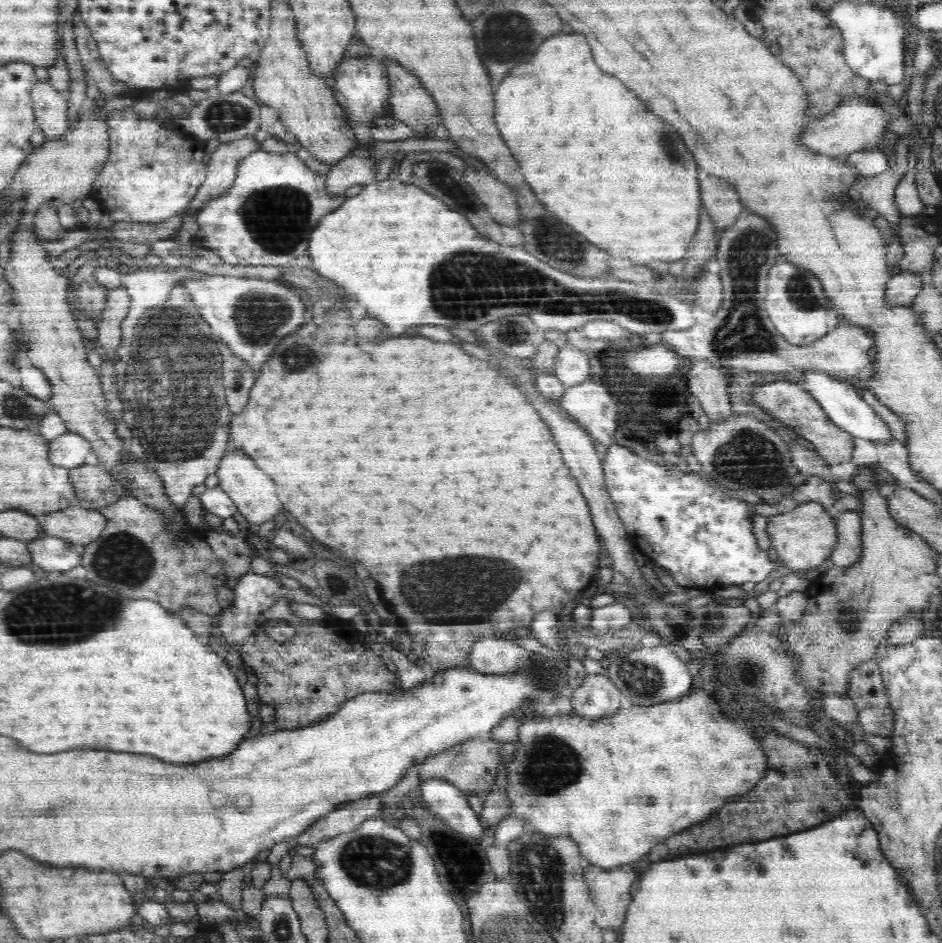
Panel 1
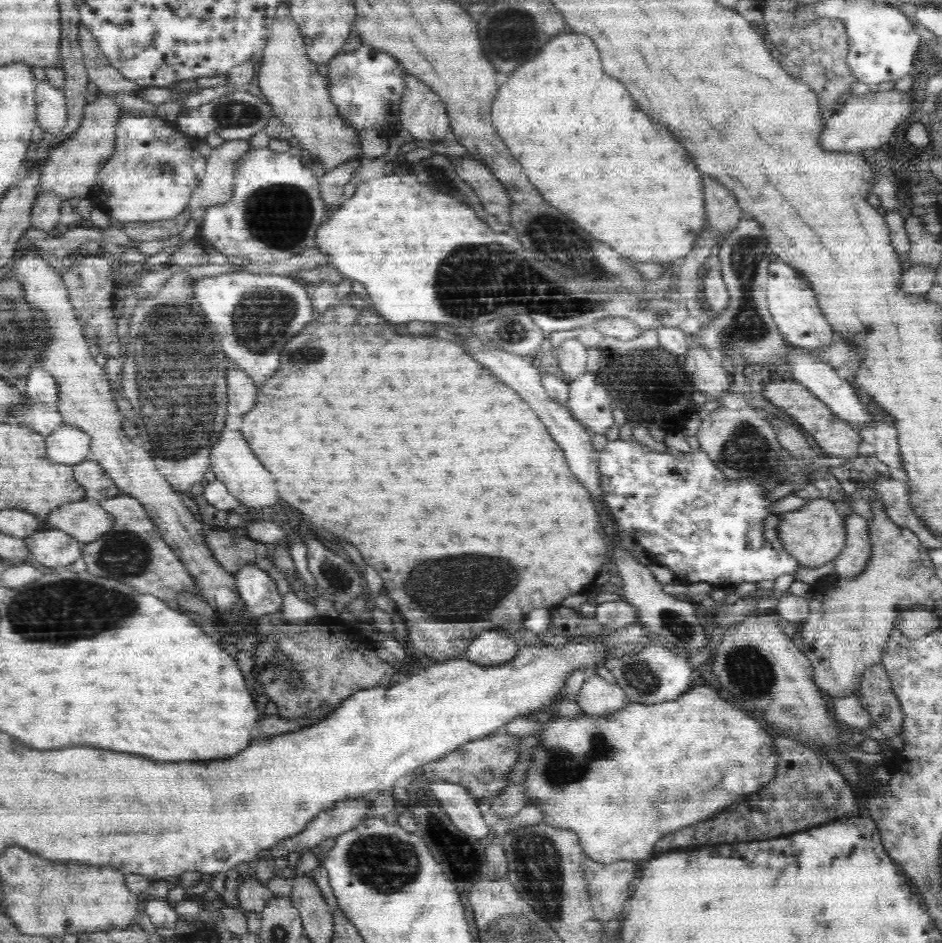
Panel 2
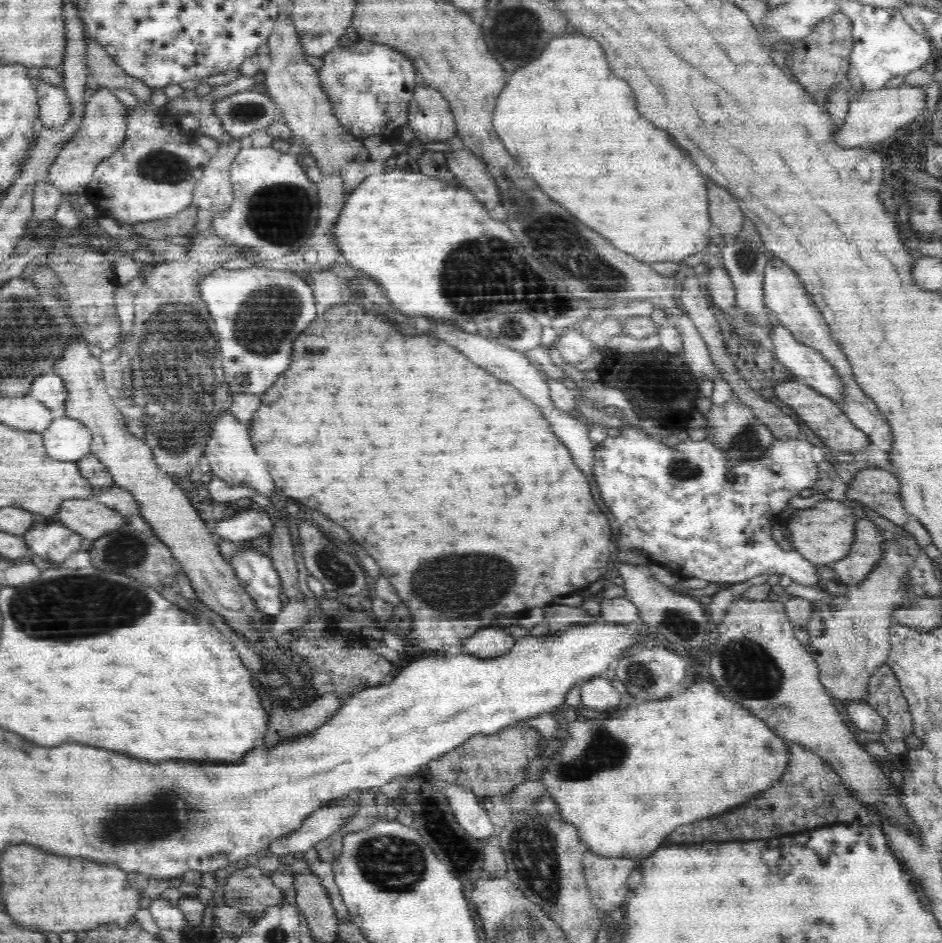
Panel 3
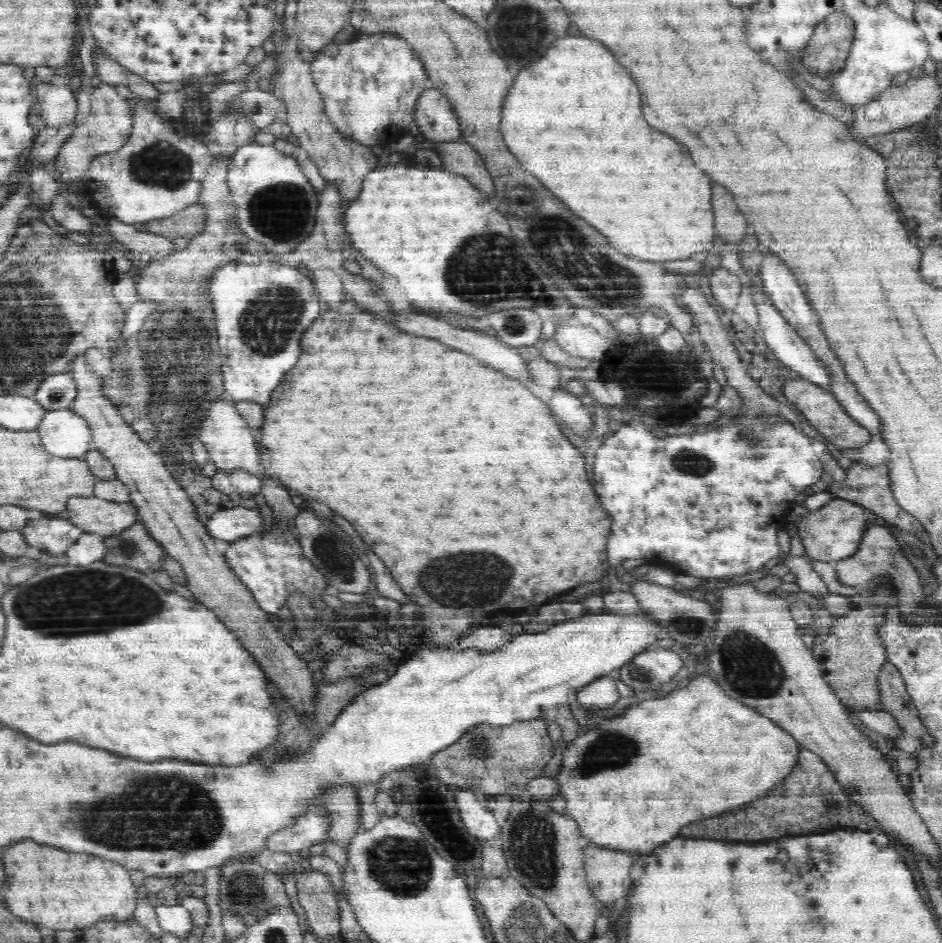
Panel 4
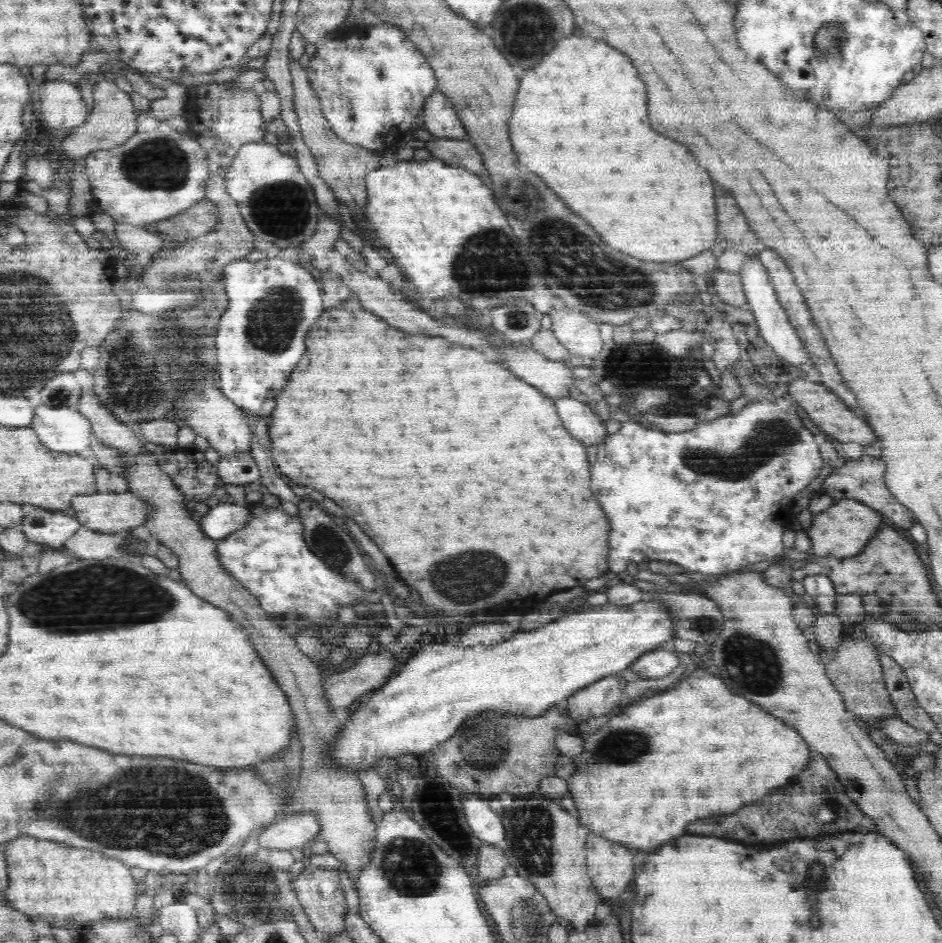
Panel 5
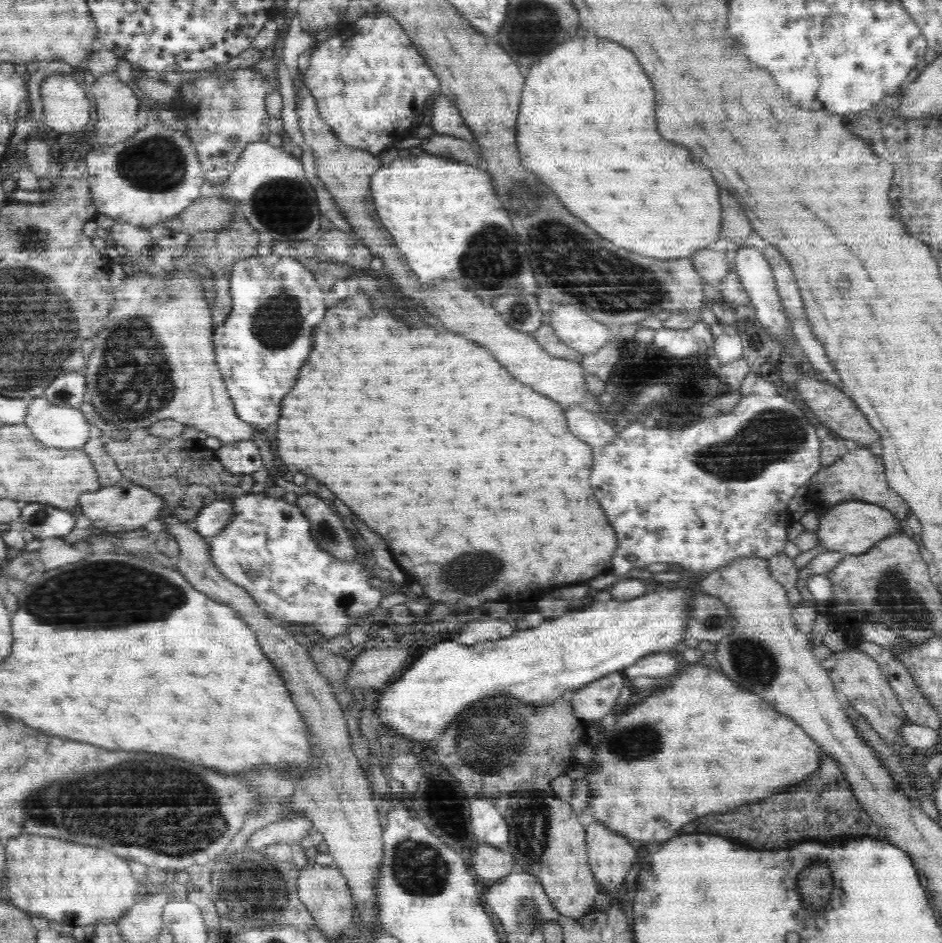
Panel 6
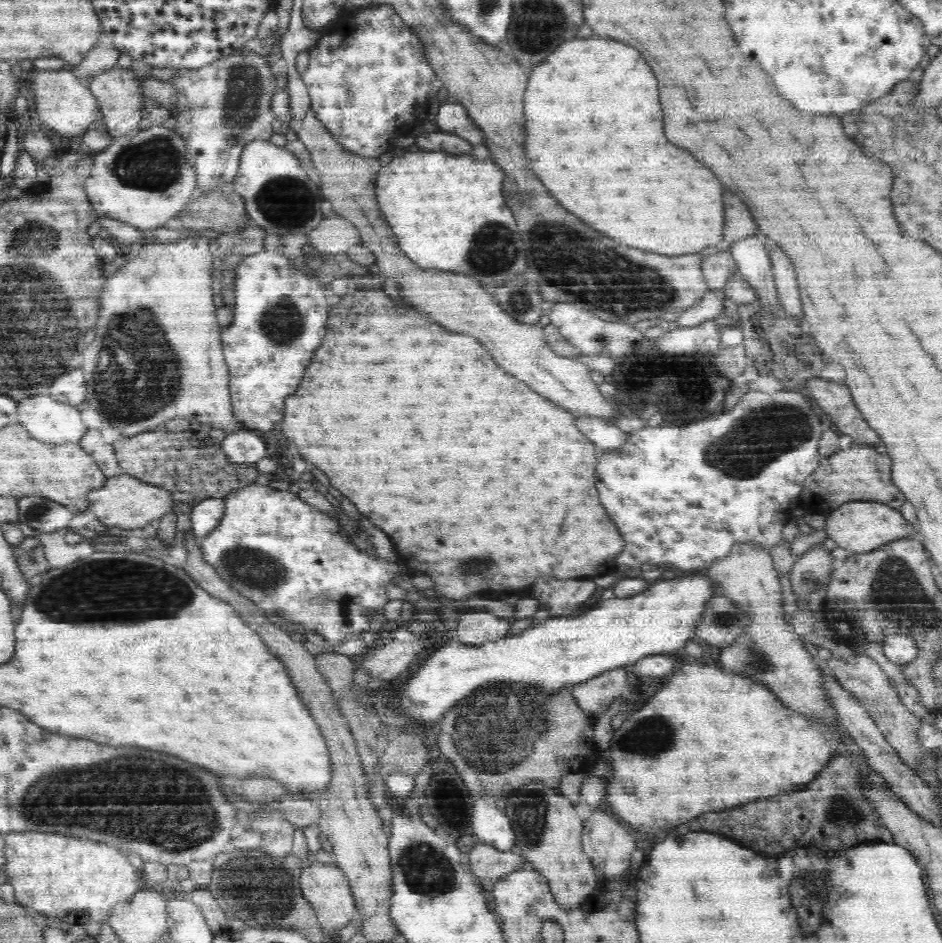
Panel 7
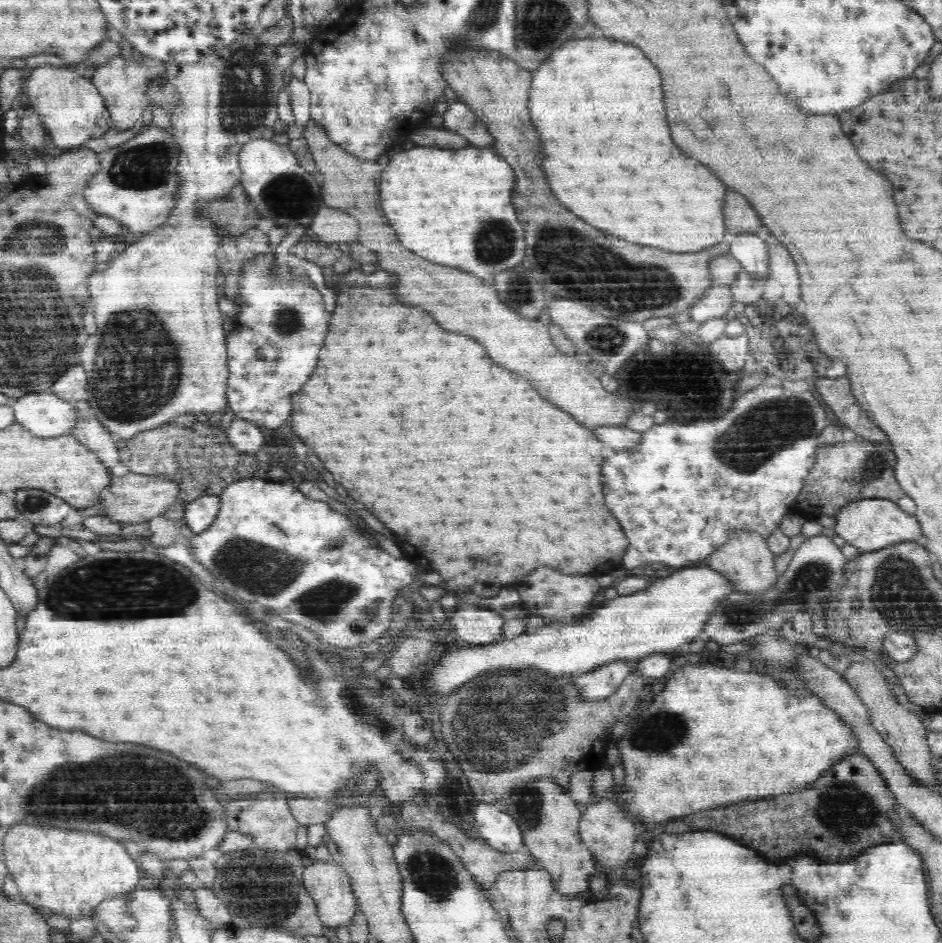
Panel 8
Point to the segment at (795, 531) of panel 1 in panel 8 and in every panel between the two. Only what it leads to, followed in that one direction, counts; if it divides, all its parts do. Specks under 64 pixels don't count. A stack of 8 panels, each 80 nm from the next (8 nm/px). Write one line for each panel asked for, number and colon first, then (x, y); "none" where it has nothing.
2: (816, 533)
3: (823, 534)
4: (832, 533)
5: (840, 532)
6: (851, 528)
7: (859, 526)
8: (872, 524)

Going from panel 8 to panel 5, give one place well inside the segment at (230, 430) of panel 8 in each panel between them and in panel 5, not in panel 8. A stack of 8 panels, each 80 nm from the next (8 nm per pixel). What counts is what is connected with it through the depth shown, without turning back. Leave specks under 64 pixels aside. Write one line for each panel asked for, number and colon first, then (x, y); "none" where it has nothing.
5: (241, 469)
6: (239, 458)
7: (245, 446)

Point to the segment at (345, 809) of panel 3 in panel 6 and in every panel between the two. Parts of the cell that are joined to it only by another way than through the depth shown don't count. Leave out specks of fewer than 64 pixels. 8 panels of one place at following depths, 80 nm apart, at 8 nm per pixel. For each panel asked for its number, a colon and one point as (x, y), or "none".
4: (311, 828)
5: (296, 831)
6: (291, 831)

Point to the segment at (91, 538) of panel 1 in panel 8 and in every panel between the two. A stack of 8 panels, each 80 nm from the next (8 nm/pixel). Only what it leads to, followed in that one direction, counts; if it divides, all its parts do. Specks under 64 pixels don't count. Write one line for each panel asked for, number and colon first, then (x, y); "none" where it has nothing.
2: (86, 521)
3: (89, 518)
4: (107, 519)
5: (105, 513)
6: (127, 506)
7: (125, 502)
8: (133, 498)

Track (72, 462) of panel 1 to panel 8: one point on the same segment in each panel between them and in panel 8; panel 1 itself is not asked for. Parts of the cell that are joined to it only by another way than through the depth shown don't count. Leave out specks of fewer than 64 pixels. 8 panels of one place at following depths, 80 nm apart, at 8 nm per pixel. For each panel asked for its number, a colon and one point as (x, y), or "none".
2: (67, 444)
3: (67, 440)
4: (64, 434)
5: (62, 429)
6: (56, 426)
7: (47, 420)
8: (42, 413)

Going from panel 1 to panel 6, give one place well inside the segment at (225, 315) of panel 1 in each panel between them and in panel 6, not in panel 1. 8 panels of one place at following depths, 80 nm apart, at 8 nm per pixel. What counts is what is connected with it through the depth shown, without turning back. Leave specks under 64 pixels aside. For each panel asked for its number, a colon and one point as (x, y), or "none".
2: (254, 314)
3: (259, 311)
4: (261, 310)
5: (272, 303)
6: (276, 303)

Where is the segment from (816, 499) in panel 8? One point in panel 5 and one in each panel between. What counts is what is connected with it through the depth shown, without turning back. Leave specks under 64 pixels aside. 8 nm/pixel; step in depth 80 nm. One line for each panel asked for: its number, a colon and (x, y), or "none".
5: (863, 480)
6: (861, 476)
7: (861, 475)

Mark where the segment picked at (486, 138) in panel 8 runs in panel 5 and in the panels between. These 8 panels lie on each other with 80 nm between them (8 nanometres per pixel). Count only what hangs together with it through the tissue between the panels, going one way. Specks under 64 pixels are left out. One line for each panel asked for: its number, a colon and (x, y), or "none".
5: (440, 119)
6: (446, 119)
7: (452, 117)

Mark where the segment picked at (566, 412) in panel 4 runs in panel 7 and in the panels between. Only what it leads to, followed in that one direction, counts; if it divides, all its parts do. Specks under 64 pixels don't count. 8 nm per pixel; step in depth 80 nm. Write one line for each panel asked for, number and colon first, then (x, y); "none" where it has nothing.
5: (583, 423)
6: (589, 426)
7: (606, 434)

